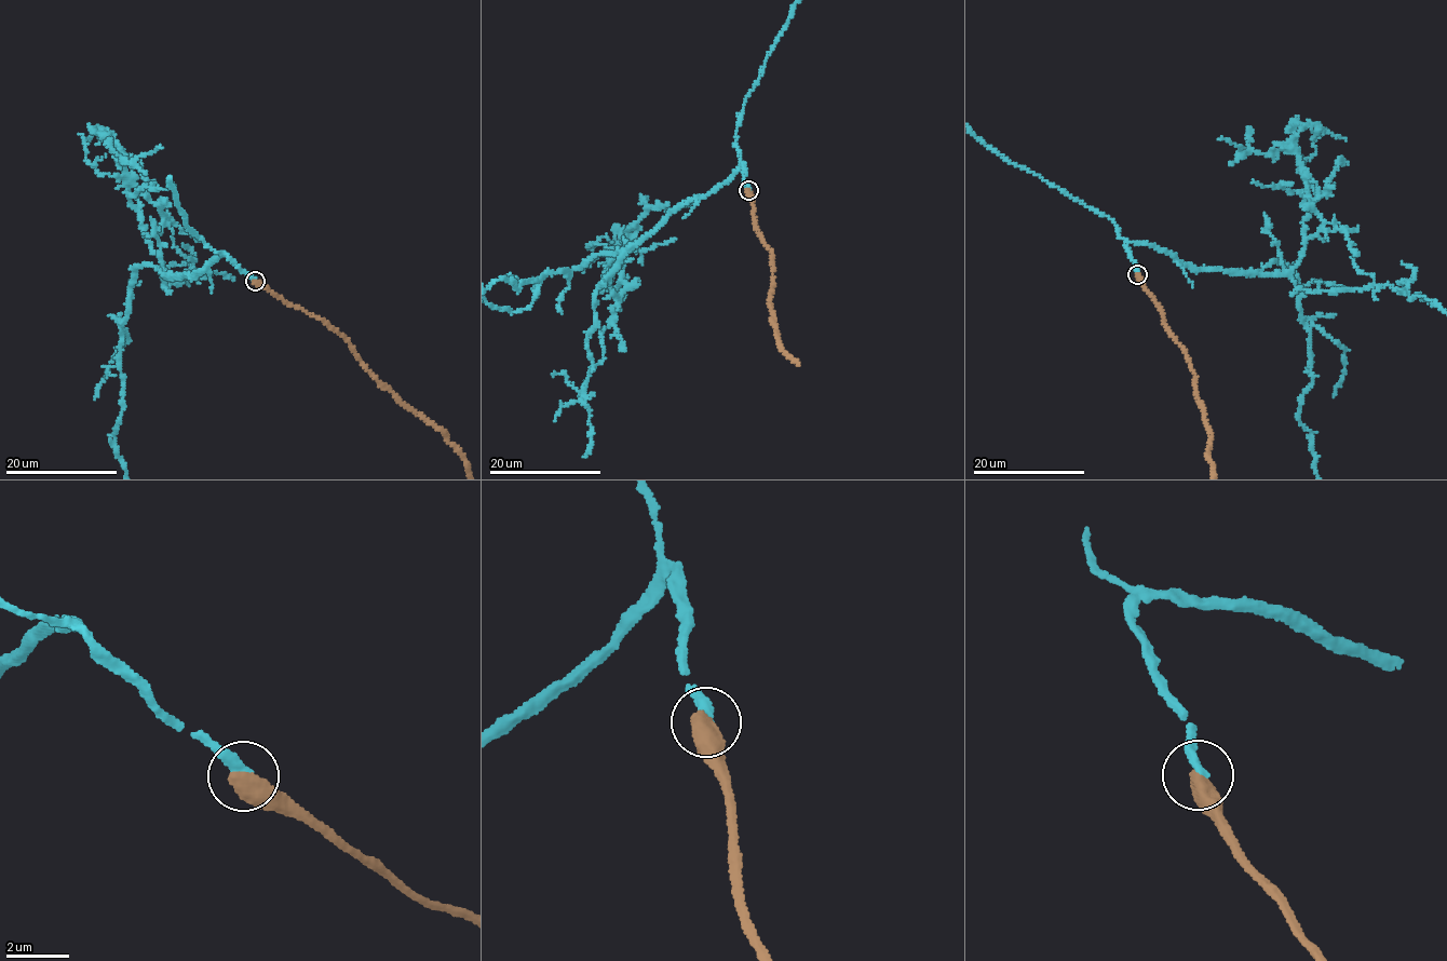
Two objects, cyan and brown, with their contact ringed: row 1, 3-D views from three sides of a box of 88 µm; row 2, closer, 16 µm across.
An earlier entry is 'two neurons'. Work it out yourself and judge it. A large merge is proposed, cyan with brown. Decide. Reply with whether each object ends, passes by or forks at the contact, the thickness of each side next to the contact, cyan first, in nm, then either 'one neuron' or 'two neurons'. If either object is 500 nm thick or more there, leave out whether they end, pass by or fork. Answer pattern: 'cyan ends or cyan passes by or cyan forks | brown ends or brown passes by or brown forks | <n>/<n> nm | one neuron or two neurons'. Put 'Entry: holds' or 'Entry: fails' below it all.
320/650 nm | two neurons
Entry: holds

